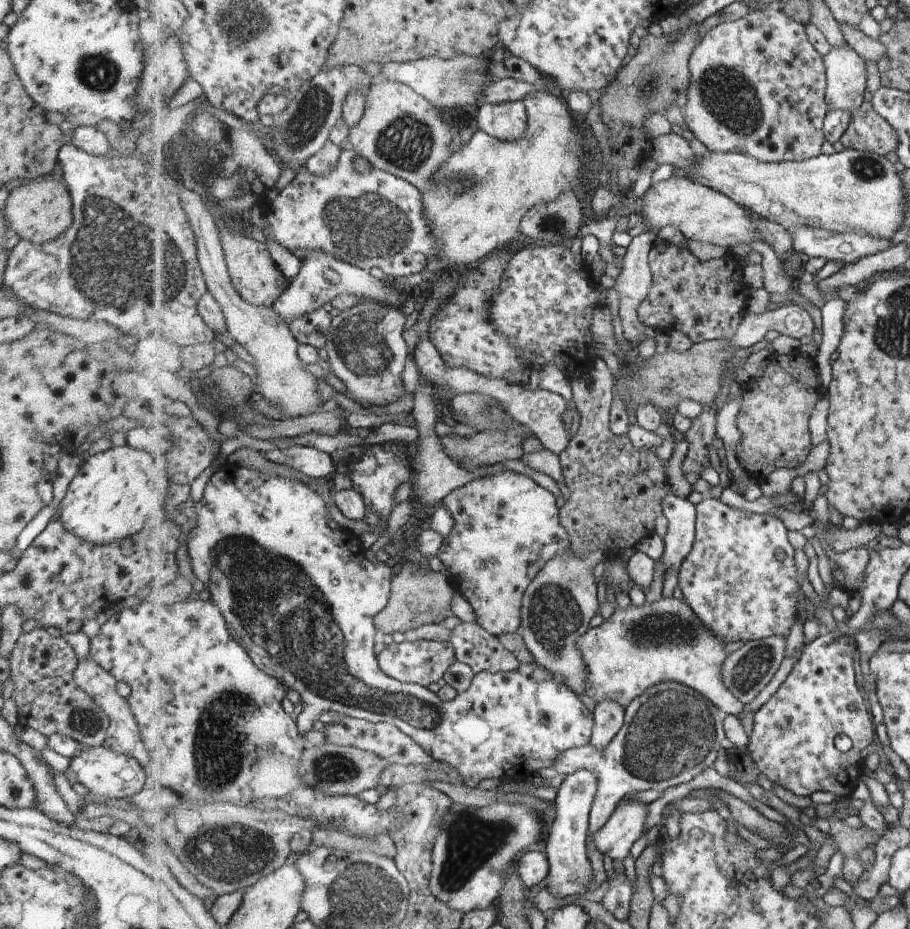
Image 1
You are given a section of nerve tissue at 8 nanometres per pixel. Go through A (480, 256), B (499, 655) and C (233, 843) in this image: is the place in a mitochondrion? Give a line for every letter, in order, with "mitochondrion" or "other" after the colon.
A: other
B: other
C: mitochondrion

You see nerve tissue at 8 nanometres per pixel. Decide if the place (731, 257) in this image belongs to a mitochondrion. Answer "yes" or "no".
no

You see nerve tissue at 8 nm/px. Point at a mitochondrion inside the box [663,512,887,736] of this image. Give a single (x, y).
(753, 667)

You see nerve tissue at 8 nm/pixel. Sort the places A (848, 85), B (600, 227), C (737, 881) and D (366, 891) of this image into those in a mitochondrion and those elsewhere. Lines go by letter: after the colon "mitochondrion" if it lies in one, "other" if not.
A: other
B: other
C: other
D: mitochondrion

